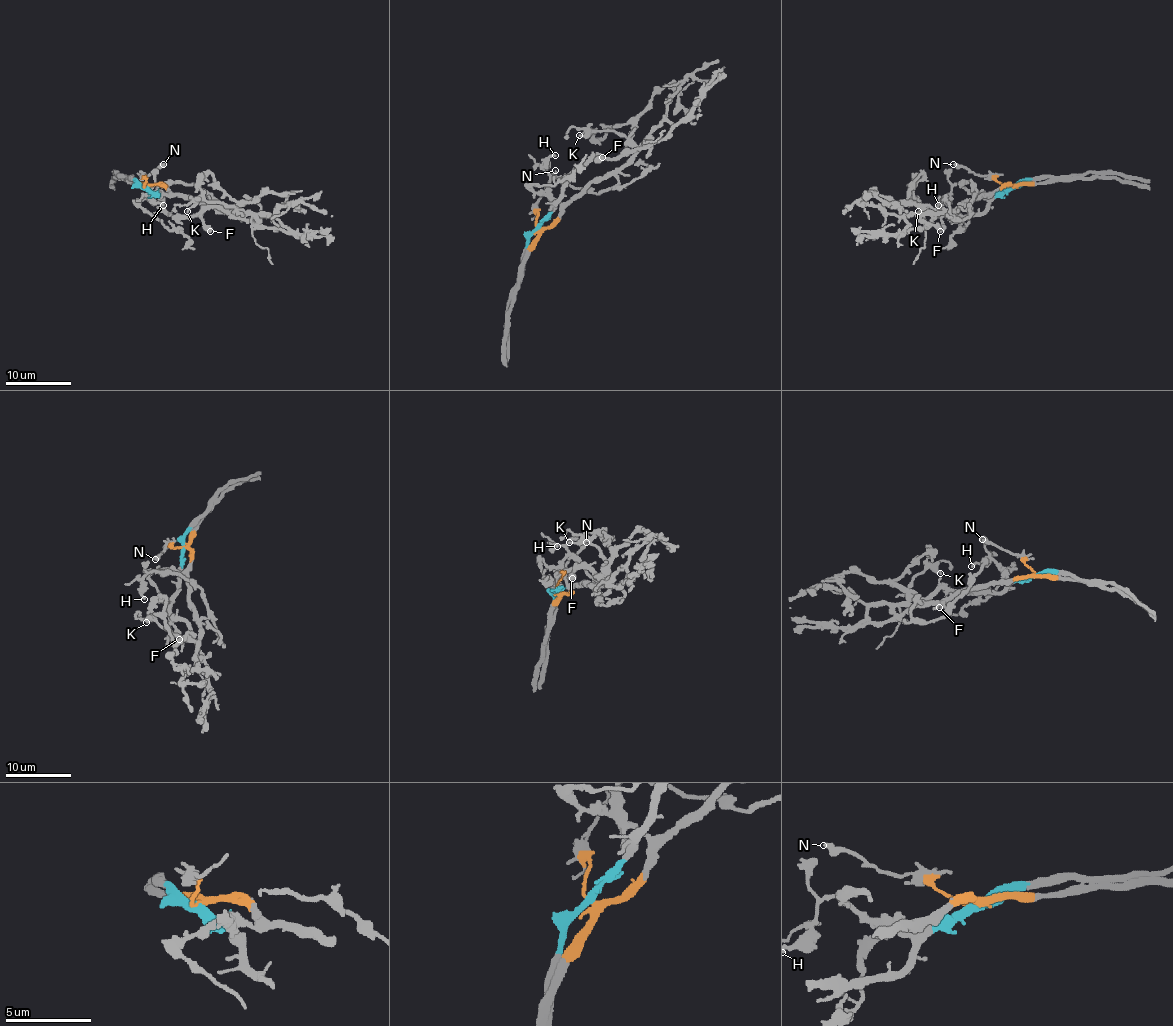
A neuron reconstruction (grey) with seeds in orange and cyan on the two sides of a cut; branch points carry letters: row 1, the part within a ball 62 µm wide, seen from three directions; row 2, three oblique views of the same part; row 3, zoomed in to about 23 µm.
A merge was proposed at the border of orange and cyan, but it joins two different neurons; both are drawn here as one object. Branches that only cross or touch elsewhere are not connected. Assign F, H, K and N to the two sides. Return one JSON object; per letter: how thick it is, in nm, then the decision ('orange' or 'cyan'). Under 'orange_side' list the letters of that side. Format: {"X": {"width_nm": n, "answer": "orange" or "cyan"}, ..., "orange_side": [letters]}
{"F": {"width_nm": 480, "answer": "cyan"}, "H": {"width_nm": 160, "answer": "cyan"}, "K": {"width_nm": 140, "answer": "orange"}, "N": {"width_nm": 300, "answer": "orange"}, "orange_side": ["K", "N"]}

